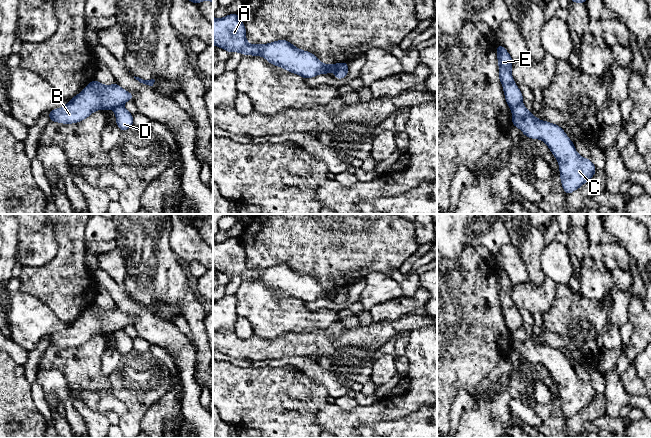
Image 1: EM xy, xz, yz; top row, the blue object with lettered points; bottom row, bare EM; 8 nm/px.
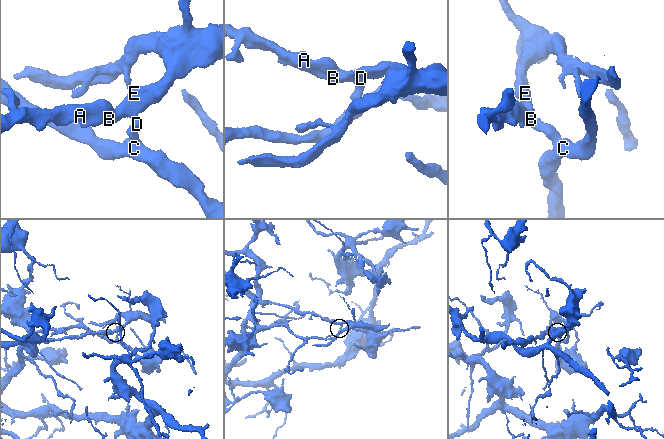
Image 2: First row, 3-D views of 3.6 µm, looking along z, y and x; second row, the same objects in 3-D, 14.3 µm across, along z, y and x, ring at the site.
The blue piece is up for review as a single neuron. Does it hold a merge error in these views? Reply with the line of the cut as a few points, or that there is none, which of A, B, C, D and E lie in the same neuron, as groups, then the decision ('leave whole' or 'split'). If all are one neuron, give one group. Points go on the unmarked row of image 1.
cut in xz along (347, 289), (336, 296); A B E / C D; split

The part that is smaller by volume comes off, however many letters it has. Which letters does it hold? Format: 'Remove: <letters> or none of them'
Remove: A, B, E

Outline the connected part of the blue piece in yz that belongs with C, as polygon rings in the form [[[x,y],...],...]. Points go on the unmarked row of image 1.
[[[523,327],[512,335],[512,348],[531,363],[546,367],[559,388],[560,403],[566,419],[580,412],[596,396],[596,391],[588,382],[583,382],[565,355],[556,348],[541,345],[528,335]]]

